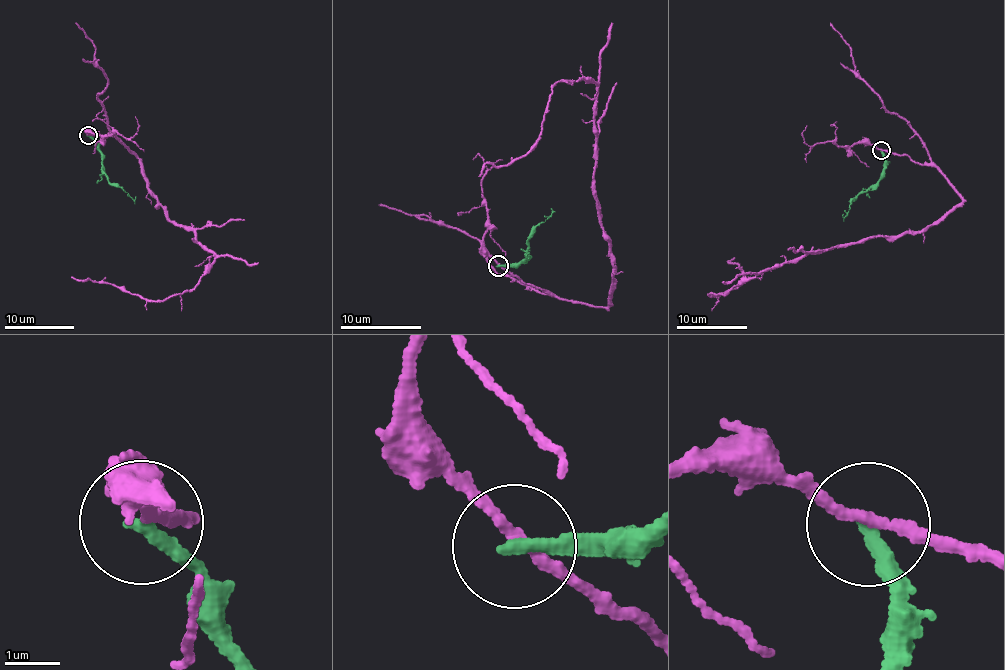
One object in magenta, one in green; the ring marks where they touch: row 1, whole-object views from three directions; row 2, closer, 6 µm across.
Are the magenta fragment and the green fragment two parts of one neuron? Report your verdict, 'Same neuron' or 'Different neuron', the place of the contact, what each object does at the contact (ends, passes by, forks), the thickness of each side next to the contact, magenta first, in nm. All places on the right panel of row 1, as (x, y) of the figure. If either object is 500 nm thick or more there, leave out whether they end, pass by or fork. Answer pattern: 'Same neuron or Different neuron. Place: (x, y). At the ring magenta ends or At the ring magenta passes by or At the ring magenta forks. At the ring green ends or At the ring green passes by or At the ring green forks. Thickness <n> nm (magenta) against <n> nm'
Different neuron. Place: (881, 150). At the ring magenta passes by. At the ring green ends. Thickness 180 nm (magenta) against 280 nm

